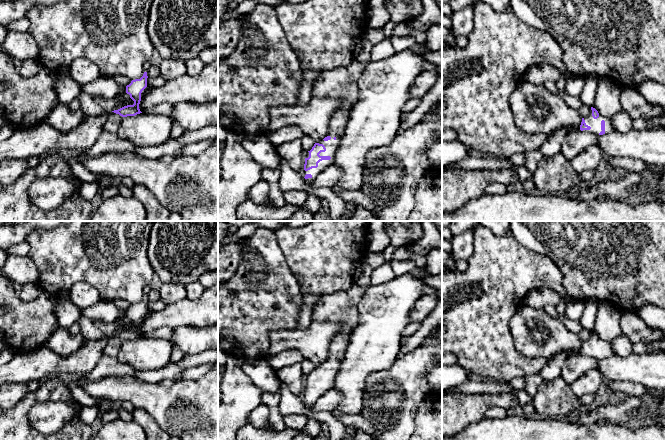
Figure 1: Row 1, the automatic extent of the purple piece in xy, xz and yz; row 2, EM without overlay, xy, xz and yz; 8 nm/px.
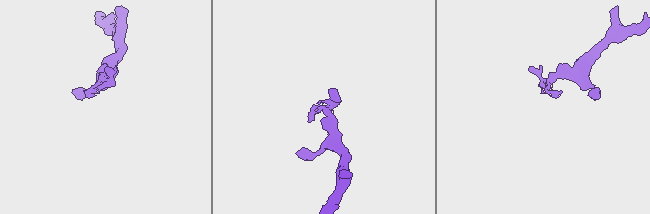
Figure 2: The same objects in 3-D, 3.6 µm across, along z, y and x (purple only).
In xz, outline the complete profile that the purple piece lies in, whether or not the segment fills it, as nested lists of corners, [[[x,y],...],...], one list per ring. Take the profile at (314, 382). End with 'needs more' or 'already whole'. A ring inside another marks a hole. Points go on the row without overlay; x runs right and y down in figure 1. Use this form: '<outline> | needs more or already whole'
[[[338,335],[330,343],[329,358],[315,367],[305,380],[305,407],[310,409],[322,395],[334,388],[337,372],[345,357],[350,336]]] | needs more

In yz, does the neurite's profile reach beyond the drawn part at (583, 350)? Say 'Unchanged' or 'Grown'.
Grown

